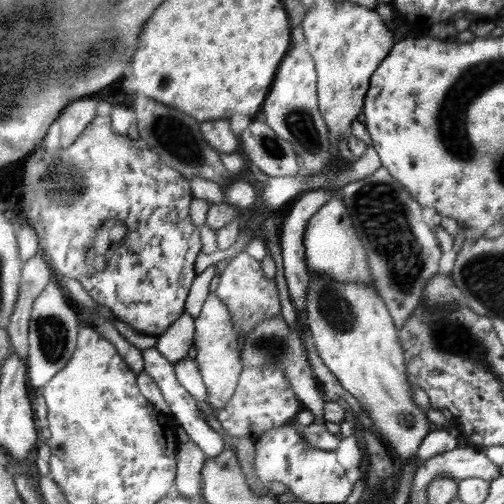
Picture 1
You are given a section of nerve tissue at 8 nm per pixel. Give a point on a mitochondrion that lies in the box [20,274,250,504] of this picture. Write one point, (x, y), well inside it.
(52, 336)

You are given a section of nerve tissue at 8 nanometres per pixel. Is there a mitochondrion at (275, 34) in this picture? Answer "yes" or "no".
no

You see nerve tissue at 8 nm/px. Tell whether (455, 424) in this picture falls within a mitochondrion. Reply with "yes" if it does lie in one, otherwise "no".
no

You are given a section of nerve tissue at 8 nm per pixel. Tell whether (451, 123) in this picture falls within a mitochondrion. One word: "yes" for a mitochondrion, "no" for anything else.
yes

